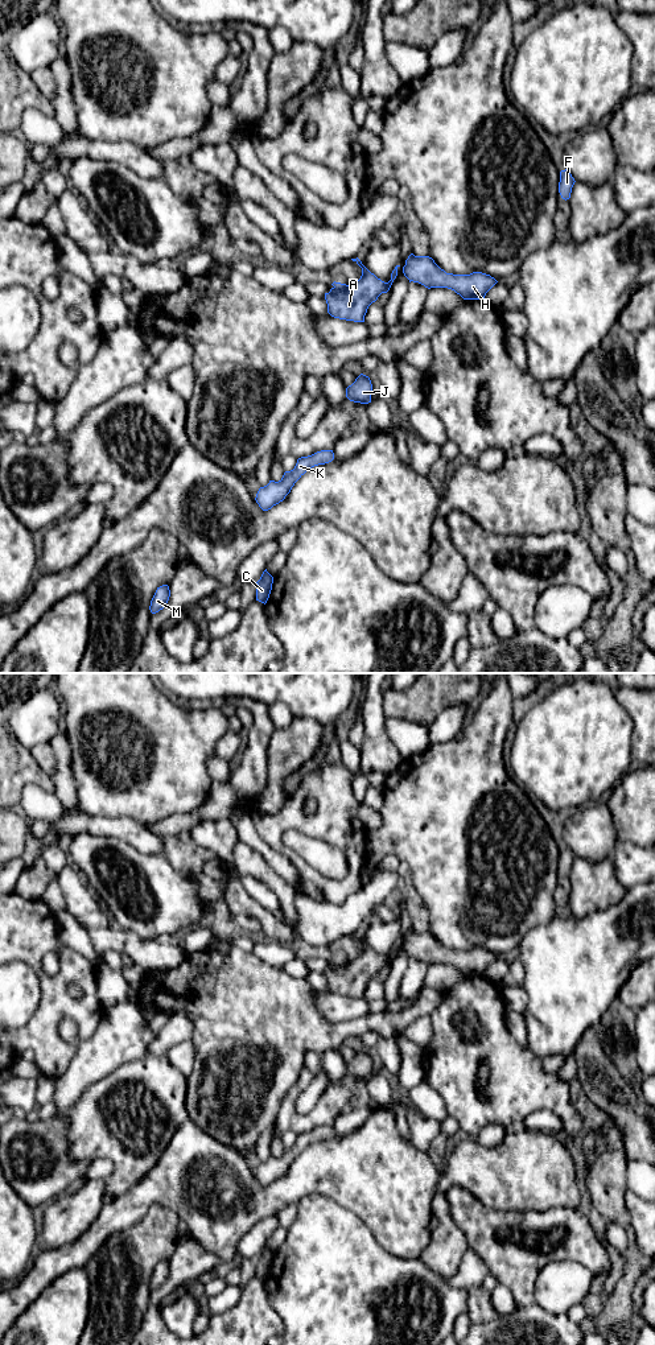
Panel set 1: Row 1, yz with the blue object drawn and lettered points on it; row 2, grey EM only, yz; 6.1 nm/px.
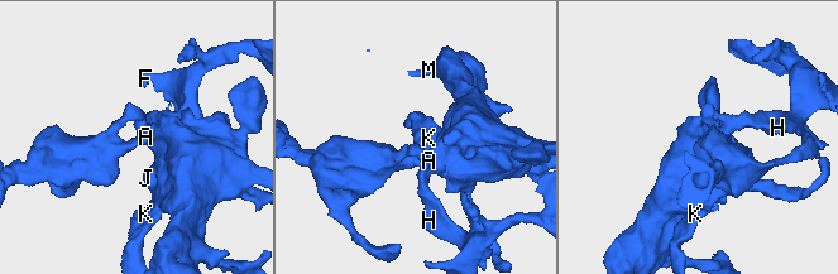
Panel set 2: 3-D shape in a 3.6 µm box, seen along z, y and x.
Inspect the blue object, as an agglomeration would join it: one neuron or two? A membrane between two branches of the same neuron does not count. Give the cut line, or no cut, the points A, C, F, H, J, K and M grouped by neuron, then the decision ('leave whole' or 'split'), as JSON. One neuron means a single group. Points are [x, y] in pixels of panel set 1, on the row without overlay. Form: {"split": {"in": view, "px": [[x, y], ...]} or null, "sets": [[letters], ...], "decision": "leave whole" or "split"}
{"split": null, "sets": [["A", "C", "F", "H", "J", "K", "M"]], "decision": "leave whole"}

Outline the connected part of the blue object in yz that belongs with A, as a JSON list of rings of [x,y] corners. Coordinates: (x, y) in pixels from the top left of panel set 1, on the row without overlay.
[[[351,935],[362,944],[361,954],[351,960],[333,958],[329,969],[325,969],[328,989],[339,995],[364,998],[368,982],[378,975],[382,969],[387,969],[397,952],[397,944],[391,949],[388,958],[382,957],[371,949],[362,937]]]

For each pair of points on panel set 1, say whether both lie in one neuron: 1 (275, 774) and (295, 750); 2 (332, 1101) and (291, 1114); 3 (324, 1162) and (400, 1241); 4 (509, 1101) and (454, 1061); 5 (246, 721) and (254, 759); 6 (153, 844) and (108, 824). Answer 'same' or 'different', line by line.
1: same
2: same
3: same
4: same
5: different
6: same

